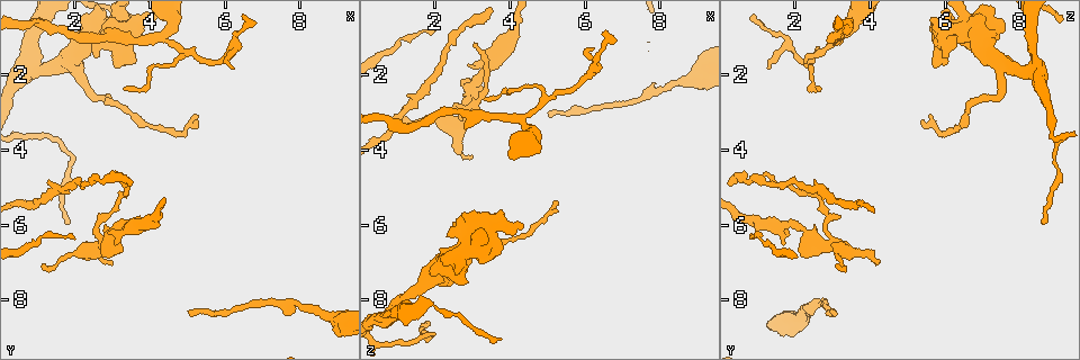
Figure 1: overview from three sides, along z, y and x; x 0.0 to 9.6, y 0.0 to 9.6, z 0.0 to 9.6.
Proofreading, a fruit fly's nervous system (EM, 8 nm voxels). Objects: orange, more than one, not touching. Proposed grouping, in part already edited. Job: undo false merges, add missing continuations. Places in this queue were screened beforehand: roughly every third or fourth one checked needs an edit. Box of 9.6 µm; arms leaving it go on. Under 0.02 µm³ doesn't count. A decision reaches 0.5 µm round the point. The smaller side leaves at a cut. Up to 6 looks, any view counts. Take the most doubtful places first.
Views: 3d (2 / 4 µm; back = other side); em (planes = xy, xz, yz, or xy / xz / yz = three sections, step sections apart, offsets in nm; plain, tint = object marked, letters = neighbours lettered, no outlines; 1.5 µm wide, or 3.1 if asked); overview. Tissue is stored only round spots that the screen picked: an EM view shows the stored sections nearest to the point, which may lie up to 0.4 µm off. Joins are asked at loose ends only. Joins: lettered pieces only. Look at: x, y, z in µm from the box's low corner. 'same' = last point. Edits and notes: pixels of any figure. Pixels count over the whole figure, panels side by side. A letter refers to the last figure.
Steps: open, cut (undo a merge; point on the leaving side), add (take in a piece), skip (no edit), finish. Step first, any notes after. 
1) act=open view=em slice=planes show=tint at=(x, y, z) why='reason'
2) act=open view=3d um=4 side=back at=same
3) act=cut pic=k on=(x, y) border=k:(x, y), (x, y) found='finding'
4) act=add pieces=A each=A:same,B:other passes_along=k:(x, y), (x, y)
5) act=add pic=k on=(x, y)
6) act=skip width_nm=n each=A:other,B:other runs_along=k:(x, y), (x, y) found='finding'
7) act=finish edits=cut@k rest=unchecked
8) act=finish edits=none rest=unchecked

act=open view=em slice=planes show=tint at=(4.25, 1.00, 3.25) why='a fork'

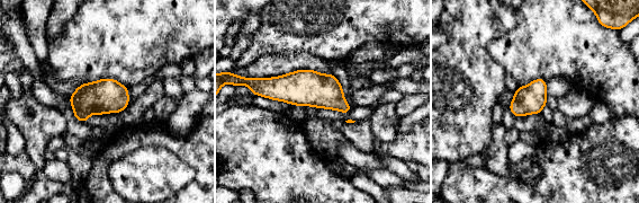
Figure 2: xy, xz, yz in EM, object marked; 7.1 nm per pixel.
act=open view=em slice=planes show=letters at=same why='what lies round it'

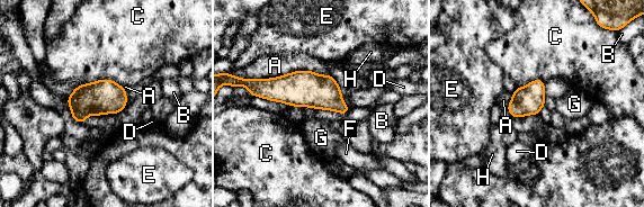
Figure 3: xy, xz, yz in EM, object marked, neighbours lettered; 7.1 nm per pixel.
act=skip each=A:other,B:other,C:other,D:other,E:other,F:other,G:other,H:other border=3:(330, 74), (292, 71), (247, 79) found='all the same neuron'

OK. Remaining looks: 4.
act=open view=em slice=xy step=8 show=letters at=(5.10, 8.45, 3.05) why='free end'

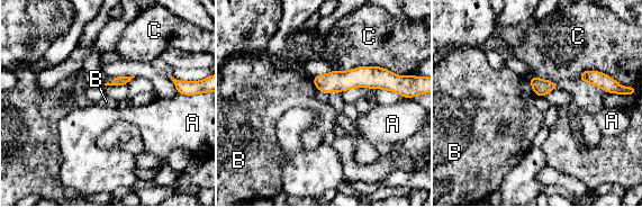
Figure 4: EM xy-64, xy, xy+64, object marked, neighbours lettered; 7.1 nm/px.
act=open view=em slice=planes show=letters at=same

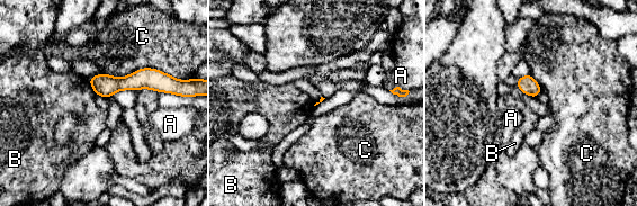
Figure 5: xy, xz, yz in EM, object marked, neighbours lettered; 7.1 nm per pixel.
act=skip each=A:other,B:other,C:other runs_along=5:(92, 80), (158, 81), (167, 88) found='none of them fits'

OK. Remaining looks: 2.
act=finish edits=none rest=unchecked

